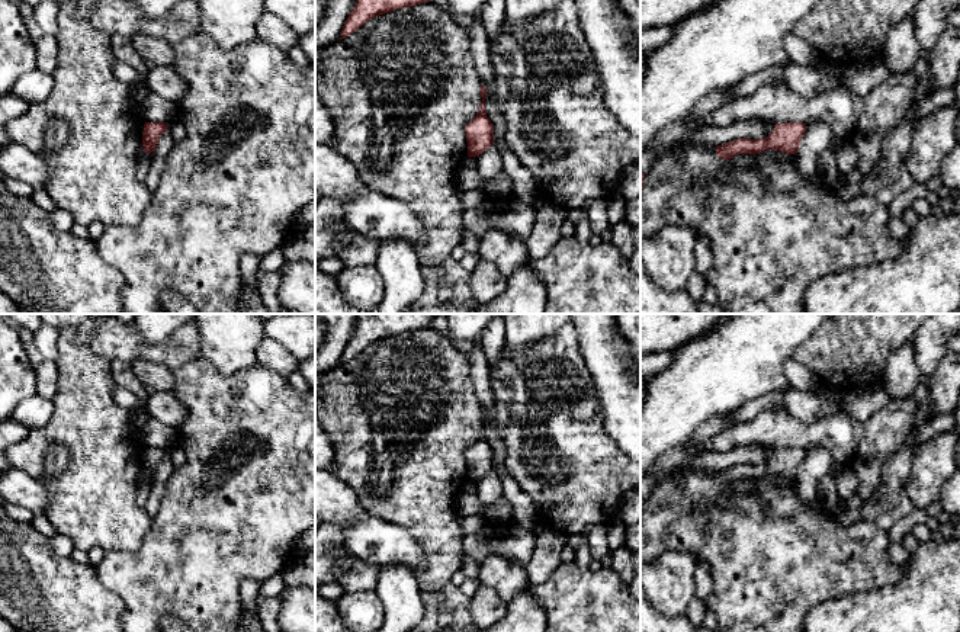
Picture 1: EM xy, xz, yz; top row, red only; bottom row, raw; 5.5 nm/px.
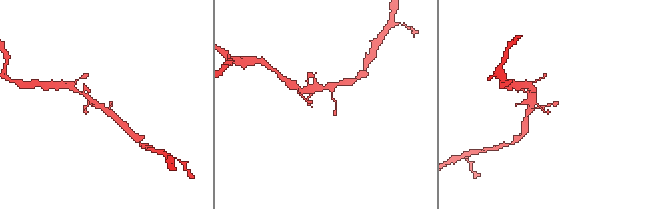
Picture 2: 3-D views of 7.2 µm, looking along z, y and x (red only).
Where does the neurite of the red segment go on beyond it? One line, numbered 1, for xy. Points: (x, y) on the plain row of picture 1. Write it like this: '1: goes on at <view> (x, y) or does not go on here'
1: does not go on here

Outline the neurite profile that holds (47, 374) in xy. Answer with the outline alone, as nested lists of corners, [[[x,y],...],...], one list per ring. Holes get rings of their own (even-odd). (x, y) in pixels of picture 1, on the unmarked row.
[[[44,359],[41,365],[35,368],[36,370],[36,394],[54,400],[58,392],[58,369],[55,362]]]

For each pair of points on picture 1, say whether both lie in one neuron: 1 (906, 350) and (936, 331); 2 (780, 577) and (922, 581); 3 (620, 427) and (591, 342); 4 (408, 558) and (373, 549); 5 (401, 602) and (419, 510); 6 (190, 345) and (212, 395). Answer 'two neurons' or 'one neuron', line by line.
1: two neurons
2: two neurons
3: one neuron
4: one neuron
5: two neurons
6: two neurons

